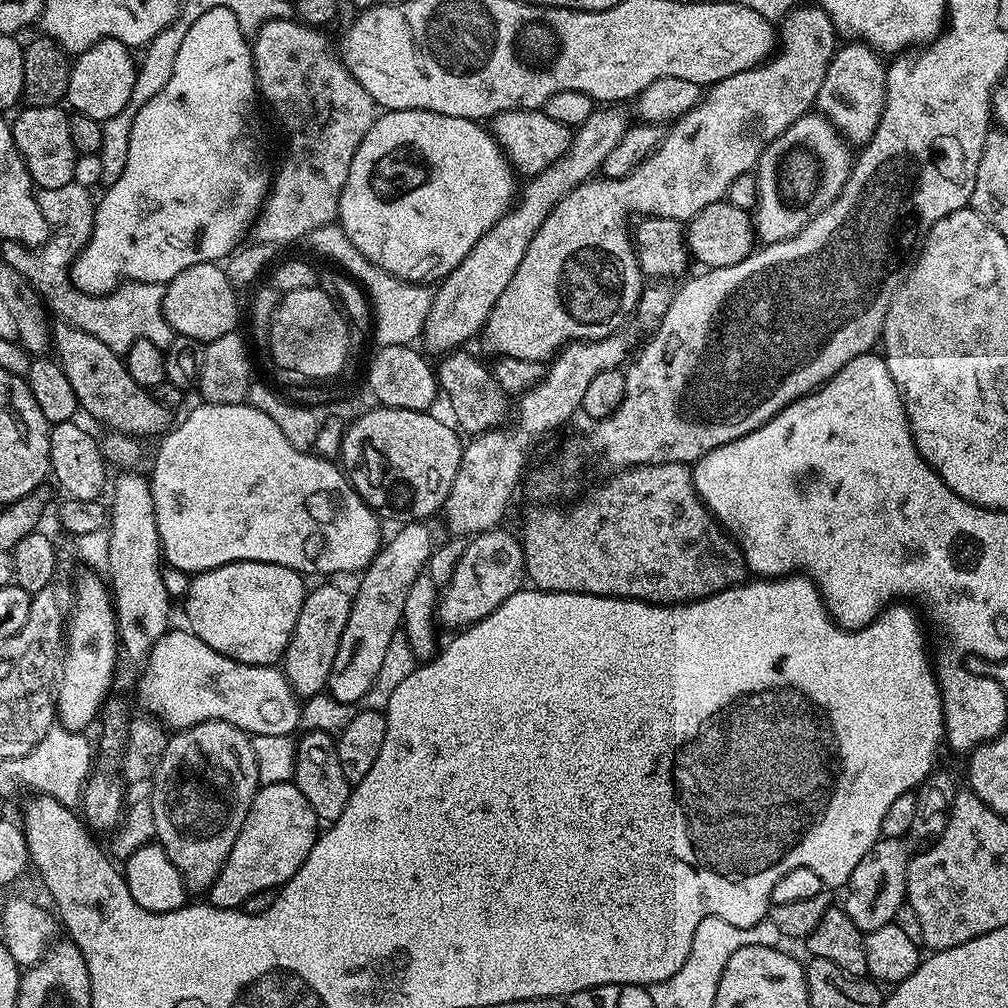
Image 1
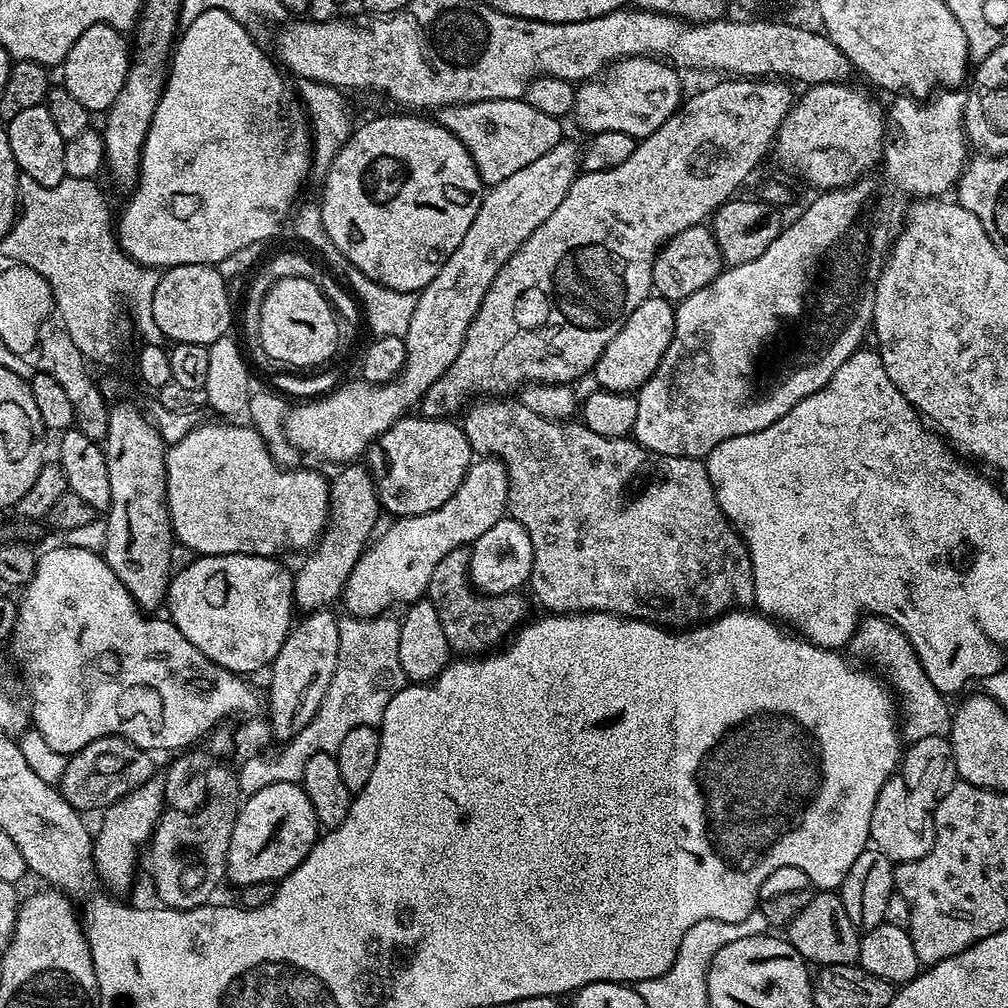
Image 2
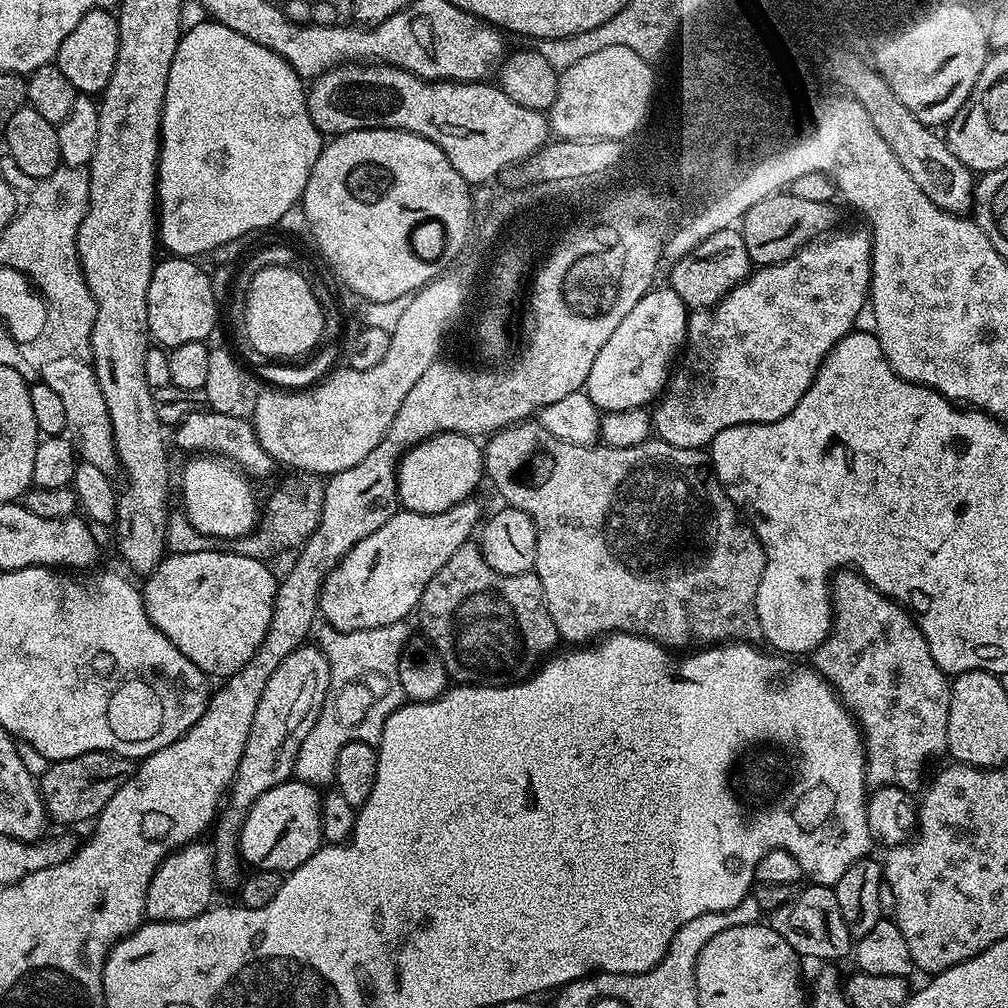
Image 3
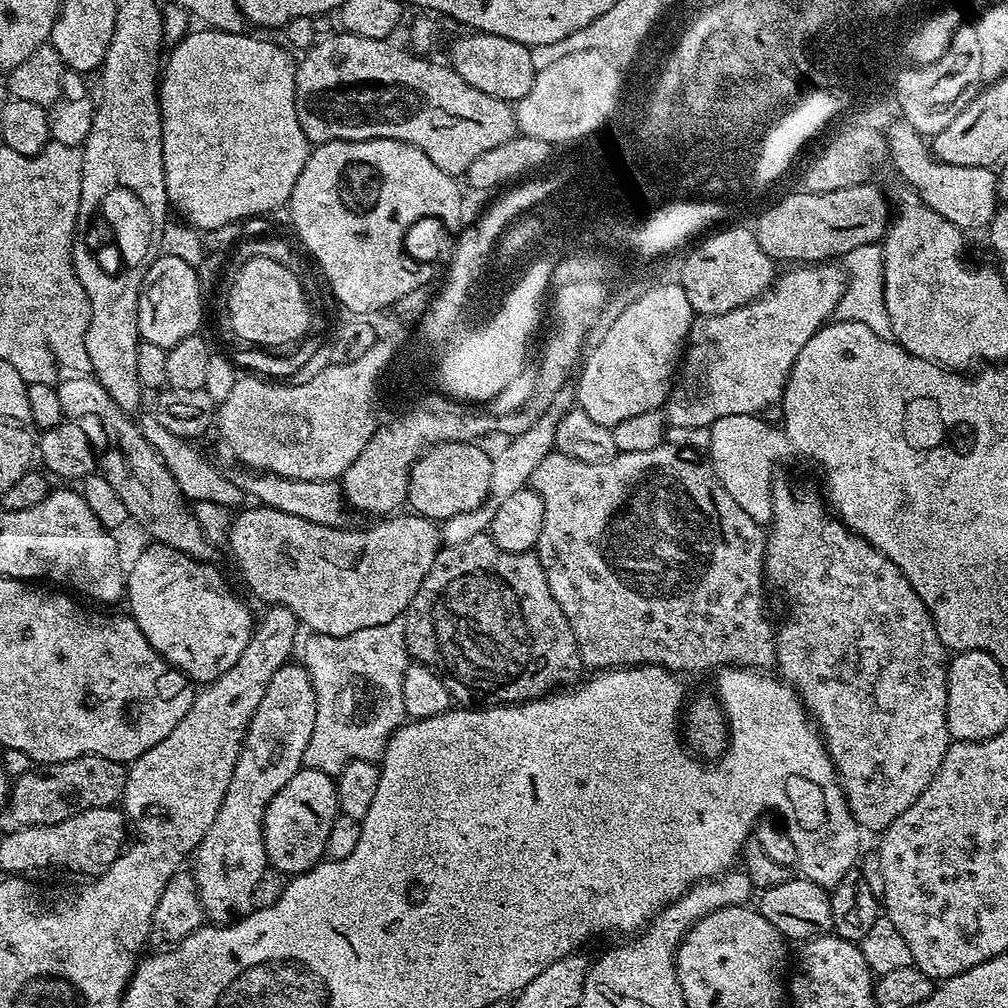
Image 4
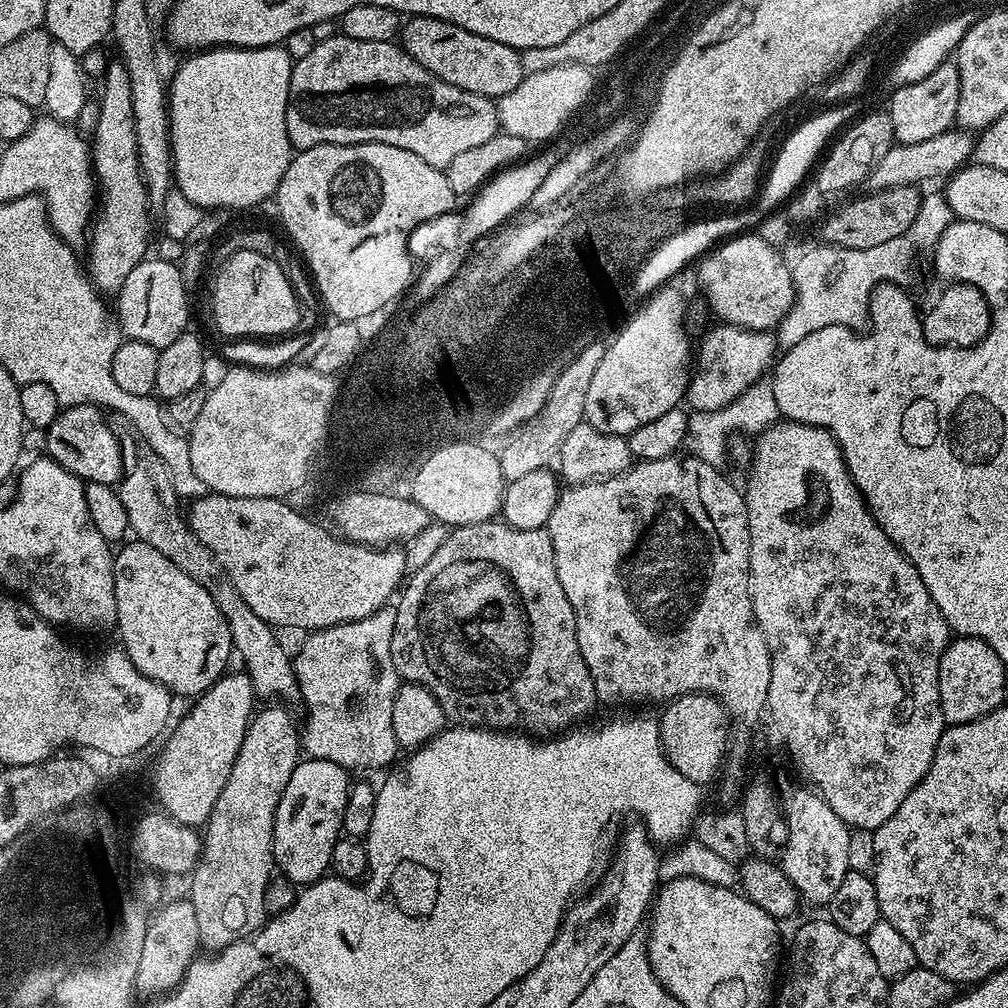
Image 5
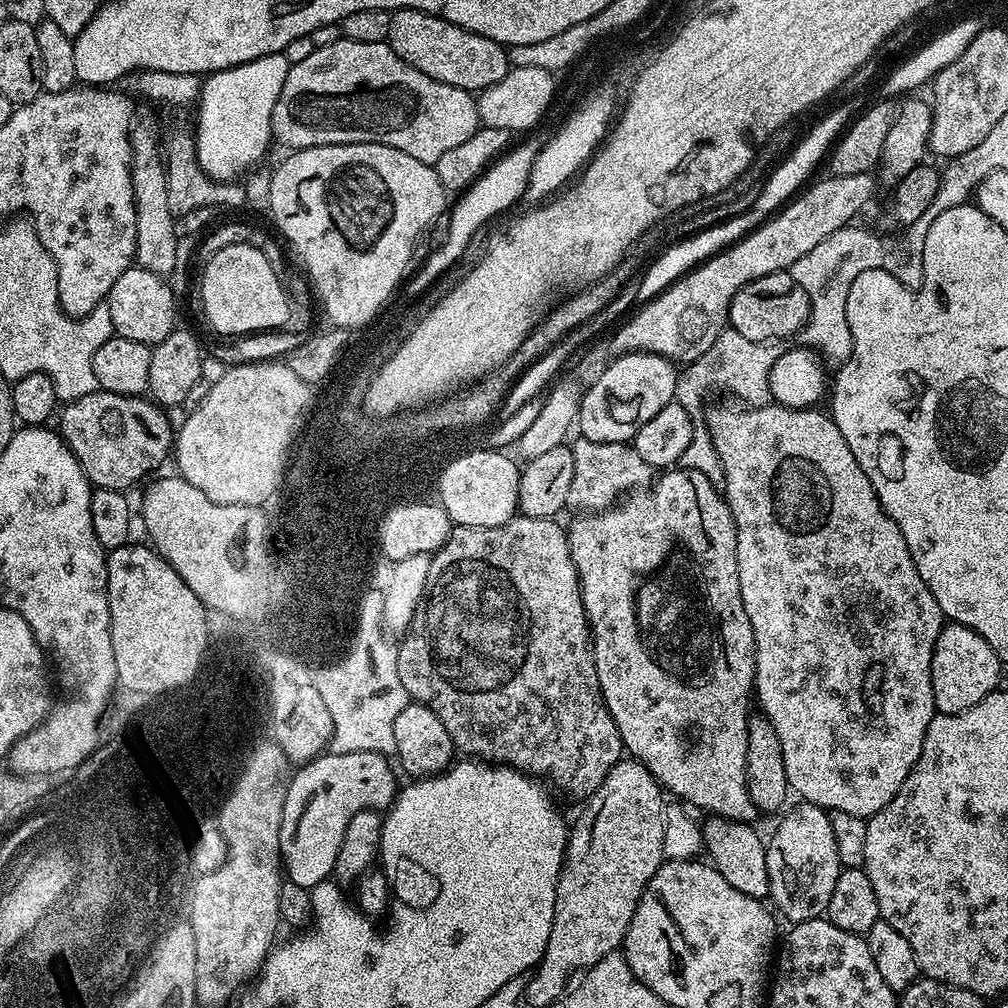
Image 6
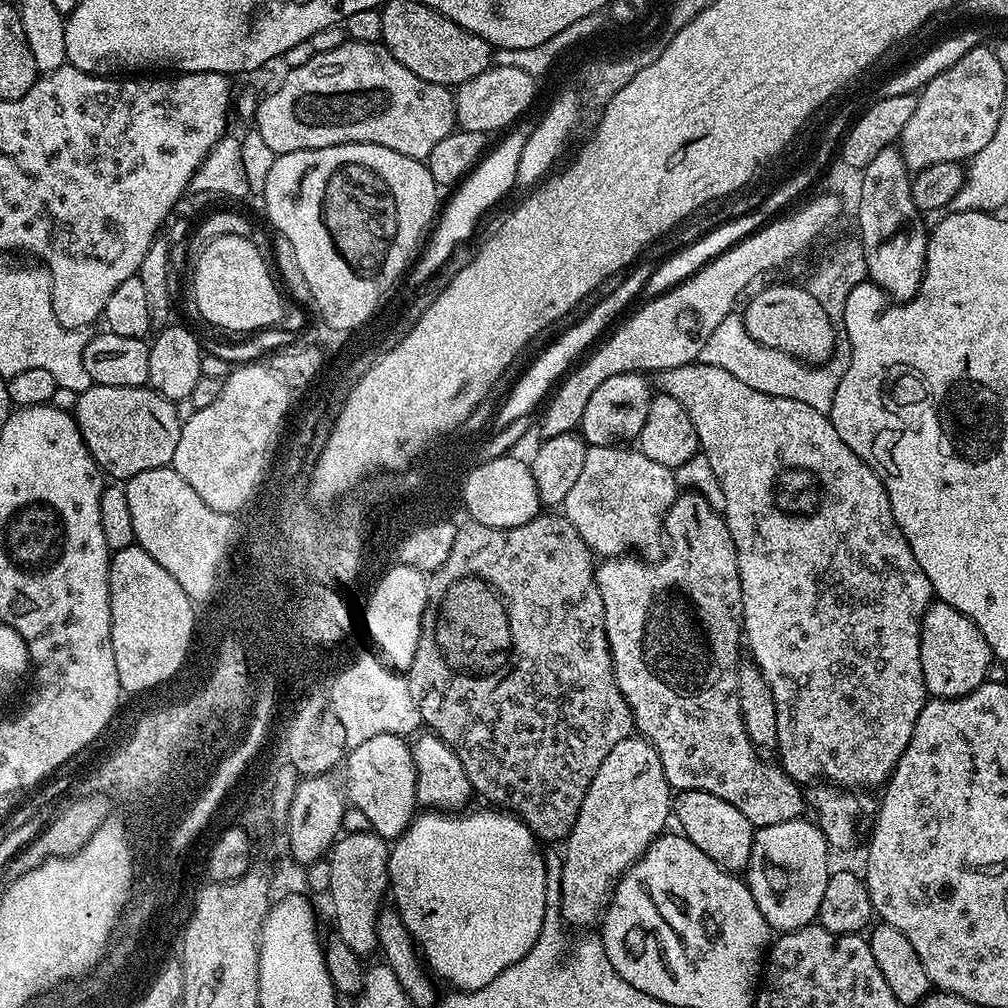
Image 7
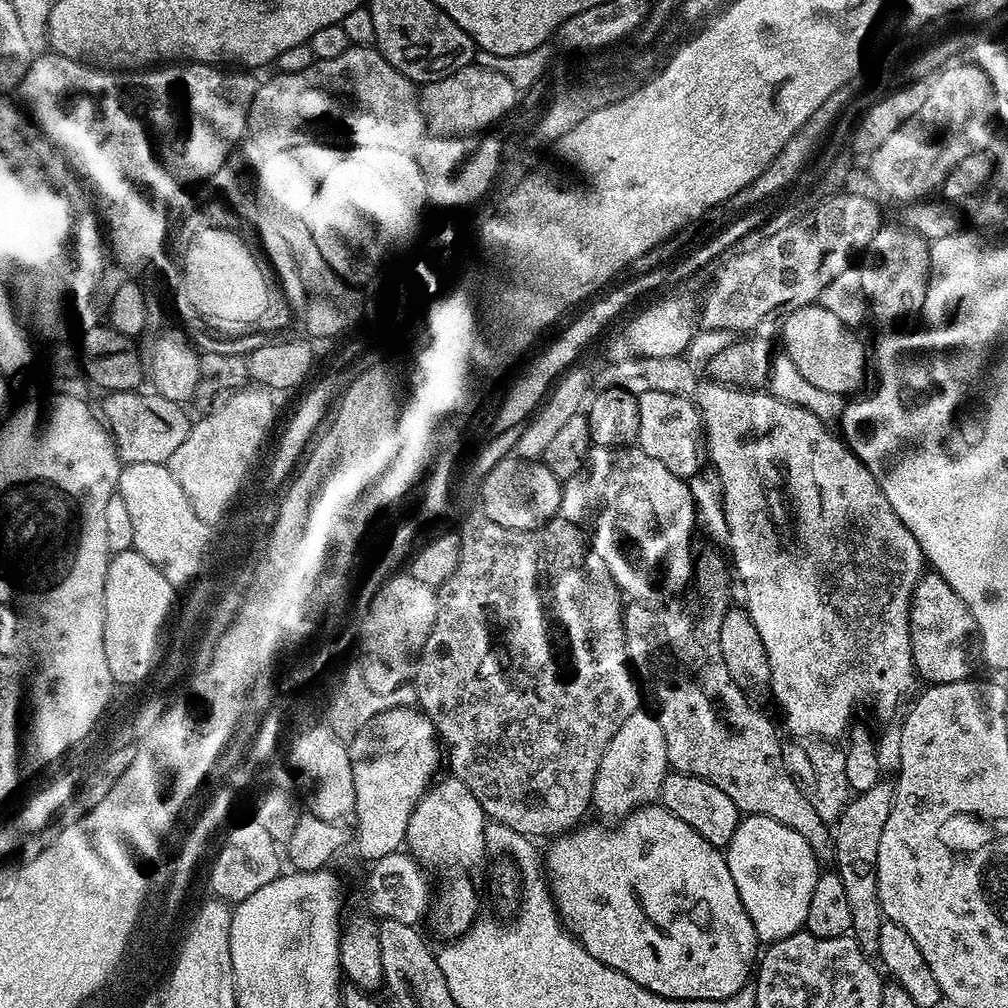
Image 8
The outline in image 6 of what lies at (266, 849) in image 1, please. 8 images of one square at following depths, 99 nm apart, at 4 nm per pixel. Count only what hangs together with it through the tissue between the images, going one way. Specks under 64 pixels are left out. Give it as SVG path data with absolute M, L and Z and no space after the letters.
M380 750L329 751L291 773L280 827L280 859L291 883L309 890L325 883L333 875L350 818L367 808L387 809L395 801L398 783L384 756Z

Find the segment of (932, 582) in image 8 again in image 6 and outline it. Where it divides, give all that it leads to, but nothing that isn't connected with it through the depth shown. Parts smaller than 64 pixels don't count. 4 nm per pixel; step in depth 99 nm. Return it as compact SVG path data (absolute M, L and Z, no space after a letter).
M945 623L938 634L938 640L934 642L934 654L932 655L932 685L934 686L934 702L937 713L958 714L962 710L970 710L974 702L982 702L986 694L997 691L1000 680L1000 668L1002 662L994 650L990 650L990 642L982 638L974 630L970 630L961 624Z

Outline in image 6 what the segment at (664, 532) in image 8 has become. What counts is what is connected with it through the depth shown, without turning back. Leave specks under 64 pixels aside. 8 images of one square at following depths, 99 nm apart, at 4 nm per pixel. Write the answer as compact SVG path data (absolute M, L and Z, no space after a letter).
M583 438L577 439L577 444L571 445L574 454L574 482L570 482L570 494L568 495L567 507L580 508L581 513L595 514L604 511L605 508L612 507L625 494L633 490L643 489L651 485L654 480L654 470L646 462L642 462L642 457L638 455L638 450L631 443L625 442L590 442Z

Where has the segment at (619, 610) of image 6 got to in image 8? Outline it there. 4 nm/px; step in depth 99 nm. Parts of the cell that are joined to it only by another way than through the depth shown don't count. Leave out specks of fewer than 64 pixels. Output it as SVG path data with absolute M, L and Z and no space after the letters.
M704 552L701 556L699 553L694 560L692 583L679 598L669 599L672 600L669 604L660 604L657 608L647 608L644 602L629 603L624 609L628 662L643 691L647 695L649 692L656 703L654 715L662 726L662 734L666 734L668 763L675 771L702 778L710 782L710 786L718 786L718 790L730 797L730 802L734 802L741 814L774 818L774 822L790 826L790 830L802 834L802 838L810 842L817 861L831 861L834 853L830 824L818 816L814 807L806 802L805 795L798 790L783 762L782 740L775 726L734 684L722 660L719 631L730 609L728 599L732 596L728 589L728 576L730 580L730 568L725 557L723 560L716 552Z

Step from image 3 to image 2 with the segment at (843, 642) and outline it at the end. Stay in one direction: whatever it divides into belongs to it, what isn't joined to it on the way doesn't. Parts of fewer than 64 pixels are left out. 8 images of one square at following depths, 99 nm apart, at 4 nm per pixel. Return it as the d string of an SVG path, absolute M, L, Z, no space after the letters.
M865 615L852 636L850 651L857 656L857 661L869 660L873 664L871 667L883 677L894 693L902 713L902 736L905 741L944 736L949 731L950 704L948 708L944 701L947 700L945 693L937 690L934 682L930 682L926 670L922 670L922 662L914 646L906 638L906 634L902 634L897 624L892 624L880 616Z

